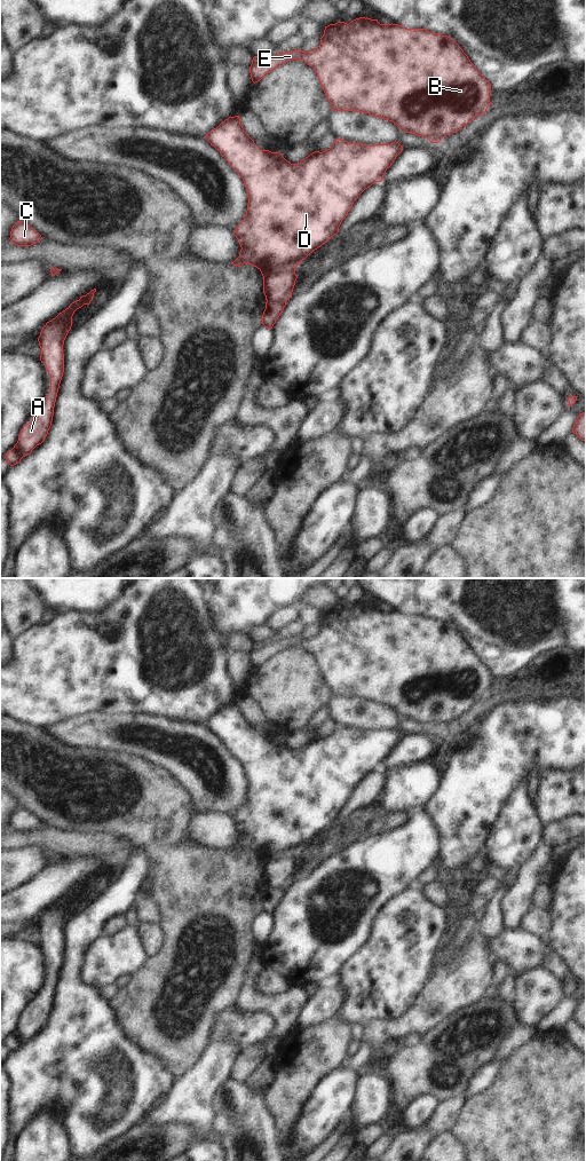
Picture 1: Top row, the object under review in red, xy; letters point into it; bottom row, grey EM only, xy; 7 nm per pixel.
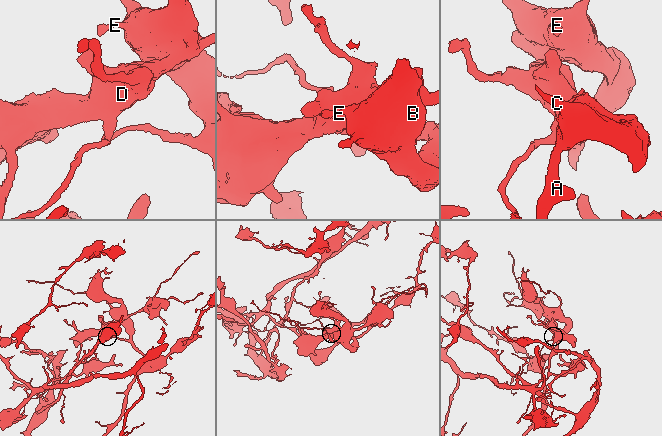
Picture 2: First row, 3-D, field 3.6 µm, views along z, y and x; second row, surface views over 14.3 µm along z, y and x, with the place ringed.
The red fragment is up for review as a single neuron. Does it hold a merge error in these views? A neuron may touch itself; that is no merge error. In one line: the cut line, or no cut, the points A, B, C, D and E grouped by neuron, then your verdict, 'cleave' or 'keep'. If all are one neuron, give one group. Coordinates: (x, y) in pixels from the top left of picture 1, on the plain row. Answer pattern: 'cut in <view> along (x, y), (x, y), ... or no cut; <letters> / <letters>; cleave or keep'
cut in xy along (267, 886), (285, 889); A C D / B E; cleave

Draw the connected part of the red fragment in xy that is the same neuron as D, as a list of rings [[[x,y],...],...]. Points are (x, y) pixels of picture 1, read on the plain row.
[[[239,702],[229,703],[206,720],[205,725],[238,759],[247,776],[246,801],[233,819],[241,836],[231,851],[240,853],[248,850],[256,853],[263,862],[266,886],[274,888],[290,886],[298,864],[295,854],[310,839],[339,819],[339,813],[354,788],[365,775],[382,767],[386,757],[403,736],[396,727],[390,730],[365,732],[336,725],[330,735],[323,739],[315,737],[299,750],[291,750],[279,739],[261,736],[244,717]]]

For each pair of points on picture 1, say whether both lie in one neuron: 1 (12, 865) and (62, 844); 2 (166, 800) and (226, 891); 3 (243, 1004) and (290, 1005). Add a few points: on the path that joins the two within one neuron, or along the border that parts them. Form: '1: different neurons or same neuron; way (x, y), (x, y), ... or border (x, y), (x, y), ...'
1: different neurons; border (18, 847), (40, 846), (49, 855)
2: same neuron; way (166, 823), (166, 831), (203, 868)
3: same neuron; way (254, 1004), (278, 1005)

